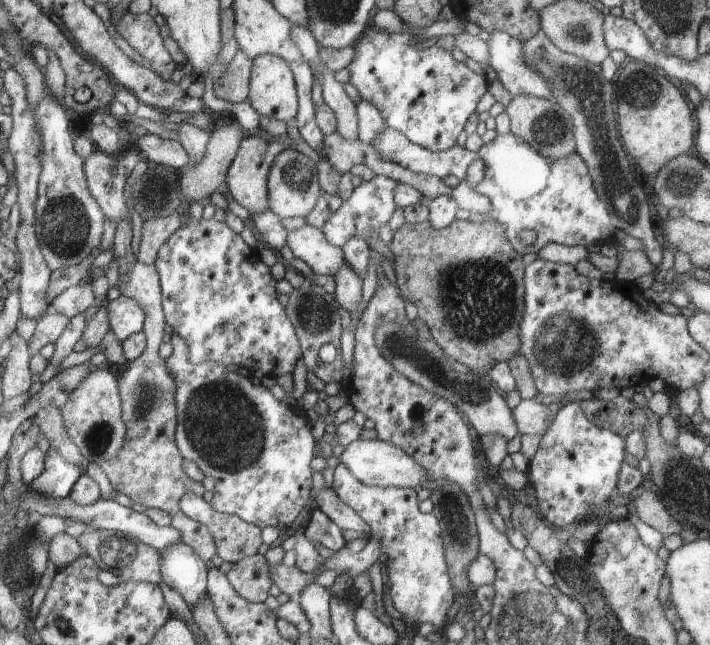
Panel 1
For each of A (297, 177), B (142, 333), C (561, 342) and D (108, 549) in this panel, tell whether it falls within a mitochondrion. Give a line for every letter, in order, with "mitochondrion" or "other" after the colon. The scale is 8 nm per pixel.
A: mitochondrion
B: other
C: mitochondrion
D: mitochondrion

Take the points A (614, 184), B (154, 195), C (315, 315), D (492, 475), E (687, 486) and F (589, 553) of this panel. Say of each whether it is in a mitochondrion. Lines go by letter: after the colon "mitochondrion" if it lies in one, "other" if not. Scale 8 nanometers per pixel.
A: mitochondrion
B: mitochondrion
C: mitochondrion
D: other
E: mitochondrion
F: other

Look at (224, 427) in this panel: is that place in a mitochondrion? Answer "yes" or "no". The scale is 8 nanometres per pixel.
yes

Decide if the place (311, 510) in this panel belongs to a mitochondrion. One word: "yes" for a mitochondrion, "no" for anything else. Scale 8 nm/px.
no

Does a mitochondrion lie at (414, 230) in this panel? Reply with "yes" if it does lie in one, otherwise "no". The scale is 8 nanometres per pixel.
no

